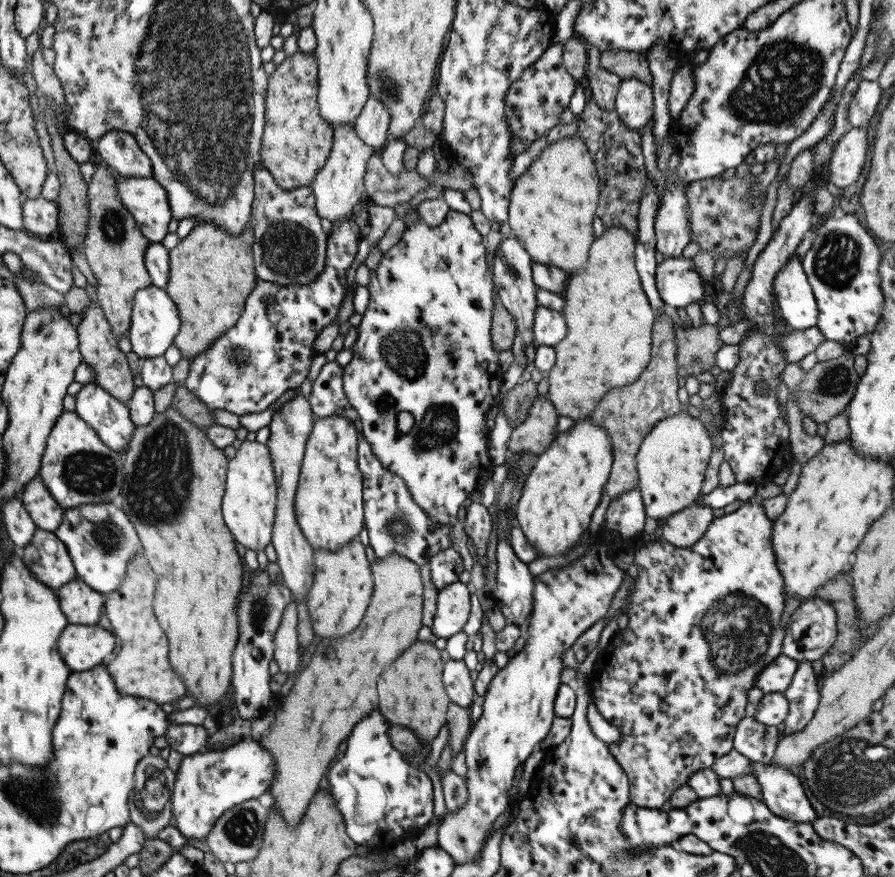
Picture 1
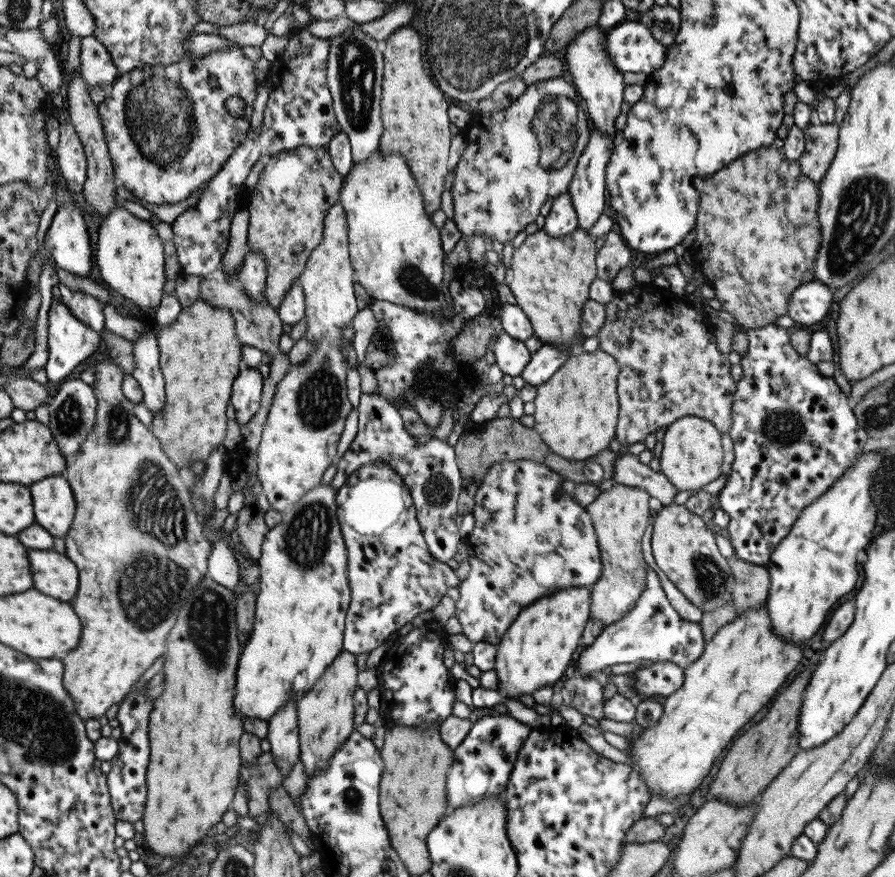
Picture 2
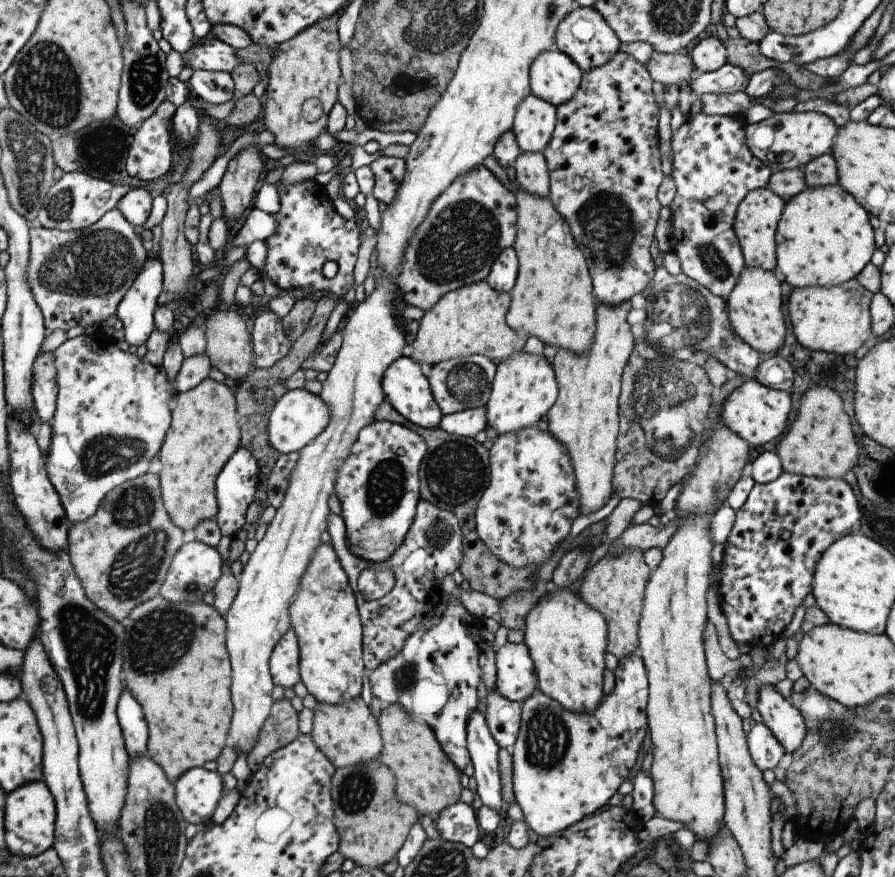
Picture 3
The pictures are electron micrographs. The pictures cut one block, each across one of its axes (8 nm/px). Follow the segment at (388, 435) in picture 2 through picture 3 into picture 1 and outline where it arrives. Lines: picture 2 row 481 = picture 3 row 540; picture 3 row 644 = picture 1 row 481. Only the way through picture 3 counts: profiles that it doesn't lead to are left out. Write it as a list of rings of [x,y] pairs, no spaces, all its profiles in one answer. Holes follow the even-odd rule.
[[[327,361],[318,377],[312,383],[309,403],[316,418],[321,419],[327,416],[342,415],[349,418],[351,423],[359,432],[358,437],[358,466],[363,476],[363,516],[364,528],[366,528],[369,546],[376,554],[376,559],[388,558],[392,554],[406,556],[410,562],[416,563],[419,567],[429,563],[430,560],[450,548],[452,539],[450,533],[453,525],[432,525],[430,516],[424,513],[411,497],[406,483],[394,473],[386,470],[370,448],[370,443],[363,437],[360,429],[360,418],[358,413],[348,402],[343,389],[343,368],[335,361]]]

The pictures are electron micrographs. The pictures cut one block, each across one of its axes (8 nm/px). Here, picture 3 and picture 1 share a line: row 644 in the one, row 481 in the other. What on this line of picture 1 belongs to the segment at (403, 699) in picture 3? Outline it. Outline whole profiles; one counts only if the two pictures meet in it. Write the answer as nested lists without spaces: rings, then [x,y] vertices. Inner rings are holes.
[[[450,209],[448,214],[446,214],[446,218],[438,225],[438,226],[428,226],[424,220],[419,218],[414,224],[410,226],[406,226],[404,234],[402,238],[398,241],[398,244],[395,244],[390,248],[390,250],[383,254],[382,260],[380,264],[375,269],[371,269],[371,277],[370,284],[366,286],[370,292],[370,299],[368,303],[367,311],[362,315],[362,321],[360,325],[357,326],[359,330],[358,337],[353,344],[353,357],[350,363],[348,363],[343,368],[343,389],[345,390],[346,398],[348,402],[352,405],[352,408],[358,413],[360,418],[360,429],[363,433],[363,437],[370,443],[370,448],[372,452],[376,455],[376,458],[381,462],[381,465],[394,473],[396,476],[402,478],[402,480],[406,483],[408,490],[410,491],[411,497],[413,501],[422,509],[424,509],[424,513],[430,516],[430,521],[432,521],[432,525],[436,525],[436,523],[442,523],[442,525],[454,525],[458,520],[460,520],[460,514],[462,513],[463,502],[471,496],[478,488],[480,488],[485,481],[492,477],[495,464],[489,455],[488,441],[489,441],[489,431],[490,429],[486,427],[486,413],[495,406],[498,401],[498,396],[500,396],[501,390],[499,386],[501,381],[503,380],[503,371],[500,370],[500,366],[498,365],[498,353],[497,350],[493,347],[493,342],[491,339],[491,322],[492,322],[492,312],[494,312],[494,299],[495,298],[495,284],[493,283],[493,274],[492,271],[488,268],[488,264],[486,263],[486,247],[485,246],[485,237],[483,237],[479,233],[479,229],[474,226],[472,219],[468,214],[464,214],[463,212],[458,212],[457,210]],[[387,398],[391,398],[392,408],[387,413],[381,413],[380,406],[382,403],[387,400]],[[399,412],[410,412],[412,416],[414,416],[415,425],[412,429],[406,434],[401,435],[398,431],[398,421],[397,416]]]

